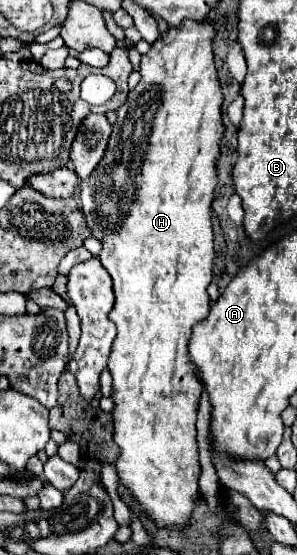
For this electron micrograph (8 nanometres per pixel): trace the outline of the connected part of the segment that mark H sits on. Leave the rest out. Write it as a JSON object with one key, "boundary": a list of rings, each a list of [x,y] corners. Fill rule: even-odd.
{"boundary":[[[183,20],[179,28],[169,28],[159,40],[151,44],[151,50],[141,56],[141,82],[129,92],[127,102],[123,104],[121,110],[117,110],[117,120],[113,124],[113,134],[109,138],[109,146],[105,150],[103,162],[93,170],[93,176],[89,180],[81,182],[81,198],[83,198],[83,212],[89,228],[93,230],[93,236],[103,242],[103,250],[99,254],[103,268],[109,272],[113,278],[113,288],[115,288],[115,306],[109,312],[109,318],[117,326],[117,338],[113,340],[113,350],[109,356],[109,372],[113,376],[113,400],[115,400],[115,410],[113,410],[113,424],[115,424],[115,442],[119,446],[119,456],[117,456],[117,472],[121,484],[129,486],[133,496],[139,500],[141,510],[149,514],[157,522],[159,528],[177,528],[189,524],[191,512],[193,512],[193,502],[199,494],[199,458],[197,458],[197,440],[195,440],[195,420],[197,420],[197,404],[201,398],[201,382],[197,382],[195,376],[195,364],[187,352],[189,336],[193,332],[193,326],[203,320],[209,312],[209,294],[207,286],[211,282],[211,268],[213,268],[213,192],[217,188],[217,160],[219,160],[219,144],[225,134],[225,124],[223,124],[223,92],[215,68],[215,54],[213,54],[213,38],[215,38],[215,20]]]}

